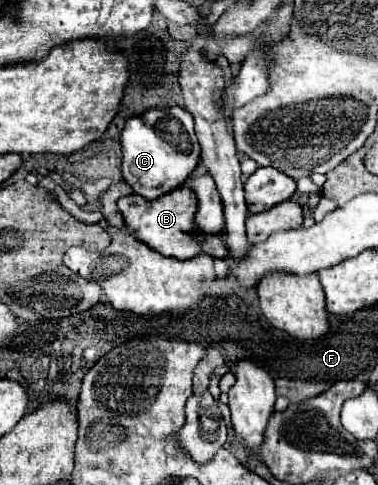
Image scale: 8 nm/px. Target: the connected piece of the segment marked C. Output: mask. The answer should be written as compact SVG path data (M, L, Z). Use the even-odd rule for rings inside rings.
M150 108L140 116L128 118L122 136L122 176L124 182L148 200L178 188L200 160L200 144L194 134L192 116L178 108Z

